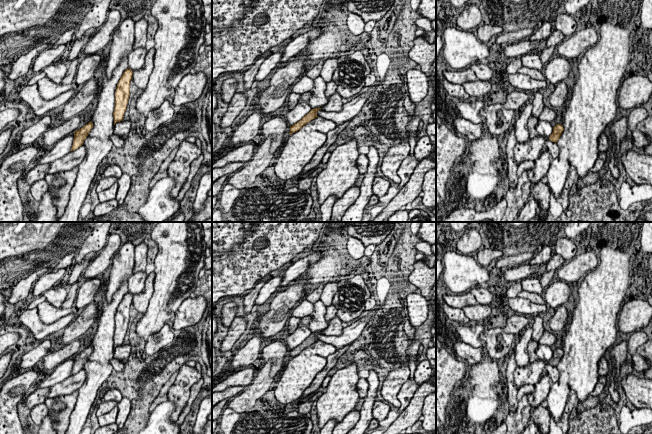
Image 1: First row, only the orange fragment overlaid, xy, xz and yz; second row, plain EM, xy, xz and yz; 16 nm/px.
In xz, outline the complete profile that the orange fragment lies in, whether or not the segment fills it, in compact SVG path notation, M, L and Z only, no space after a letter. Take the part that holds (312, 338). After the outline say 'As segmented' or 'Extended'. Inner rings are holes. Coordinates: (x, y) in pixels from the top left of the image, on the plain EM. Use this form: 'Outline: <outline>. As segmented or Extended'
Outline: M314 332L311 333L311 335L305 339L300 345L298 345L297 347L295 347L294 349L290 350L290 356L289 358L293 358L295 356L297 356L298 354L300 354L305 348L309 347L311 344L317 342L317 336L321 334L321 332Z. As segmented

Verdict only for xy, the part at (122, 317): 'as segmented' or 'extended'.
as segmented

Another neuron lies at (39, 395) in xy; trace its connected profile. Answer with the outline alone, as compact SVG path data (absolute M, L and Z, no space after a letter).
M50 387L36 389L27 397L27 400L25 401L26 407L31 410L35 405L44 403L49 392L50 392Z

